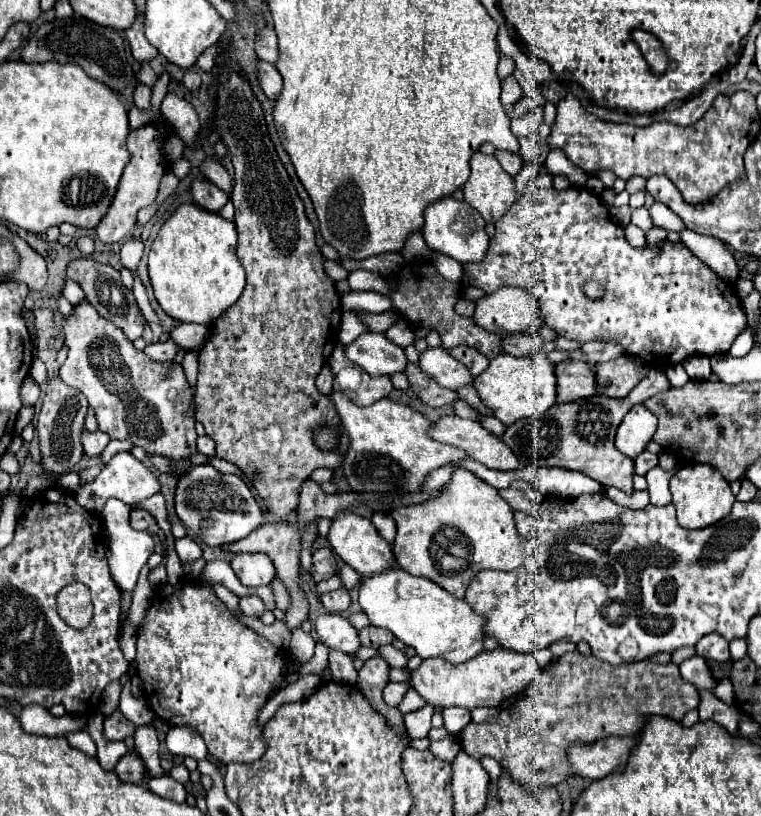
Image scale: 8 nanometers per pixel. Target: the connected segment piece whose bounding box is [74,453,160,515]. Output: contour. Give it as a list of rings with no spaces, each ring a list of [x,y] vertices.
[[[118,453],[90,483],[80,485],[74,493],[74,497],[76,497],[78,505],[82,505],[86,511],[100,515],[108,497],[116,497],[116,499],[124,501],[126,505],[138,505],[158,491],[160,491],[158,479],[138,459],[134,459],[130,453]]]

